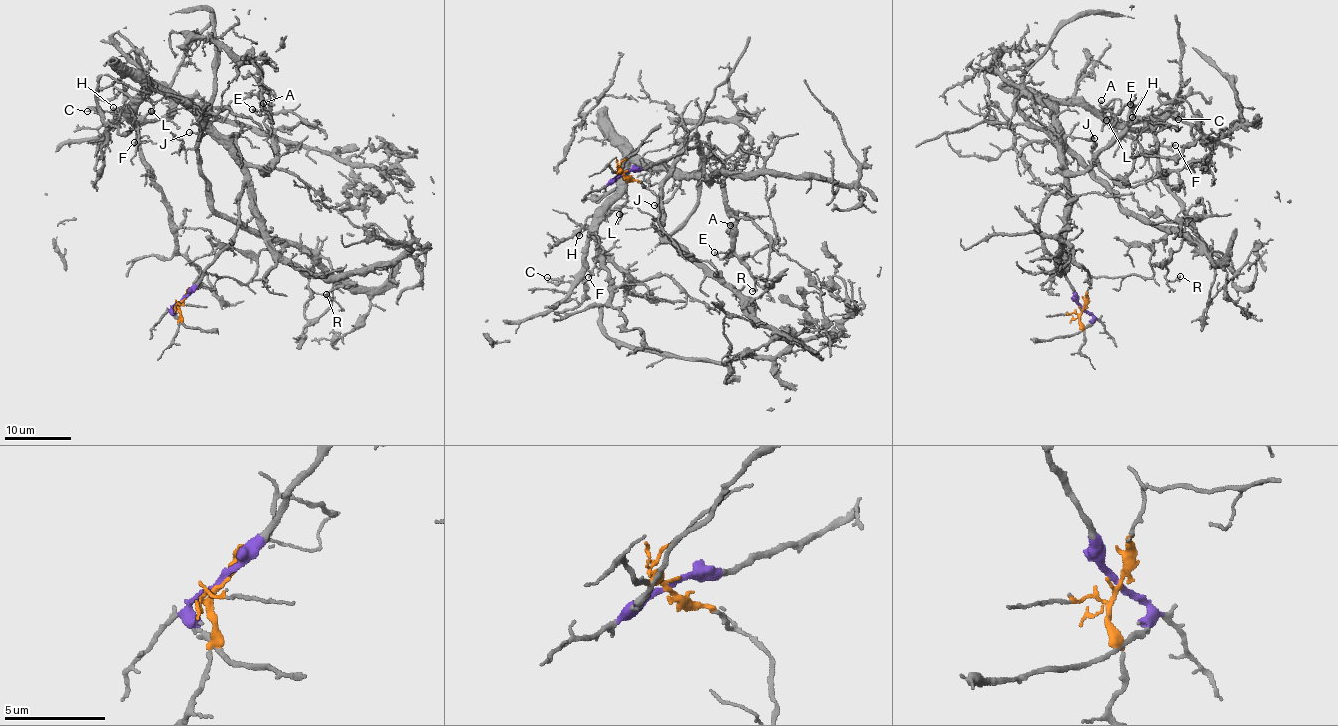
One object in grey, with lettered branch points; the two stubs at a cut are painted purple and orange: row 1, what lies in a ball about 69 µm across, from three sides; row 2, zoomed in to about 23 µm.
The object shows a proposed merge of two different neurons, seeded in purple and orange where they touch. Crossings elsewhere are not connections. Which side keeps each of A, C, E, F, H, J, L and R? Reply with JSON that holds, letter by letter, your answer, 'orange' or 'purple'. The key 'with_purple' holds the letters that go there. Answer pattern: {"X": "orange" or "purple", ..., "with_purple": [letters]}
{"A": "purple", "C": "purple", "E": "purple", "F": "purple", "H": "purple", "J": "purple", "L": "purple", "R": "orange", "with_purple": ["A", "C", "E", "F", "H", "J", "L"]}

